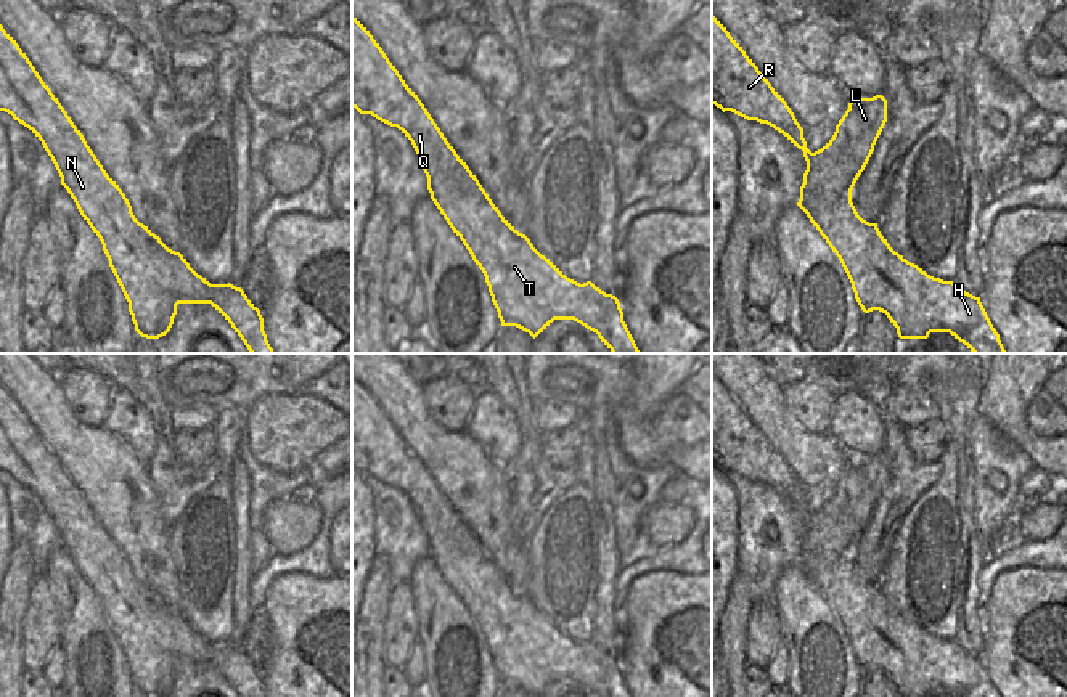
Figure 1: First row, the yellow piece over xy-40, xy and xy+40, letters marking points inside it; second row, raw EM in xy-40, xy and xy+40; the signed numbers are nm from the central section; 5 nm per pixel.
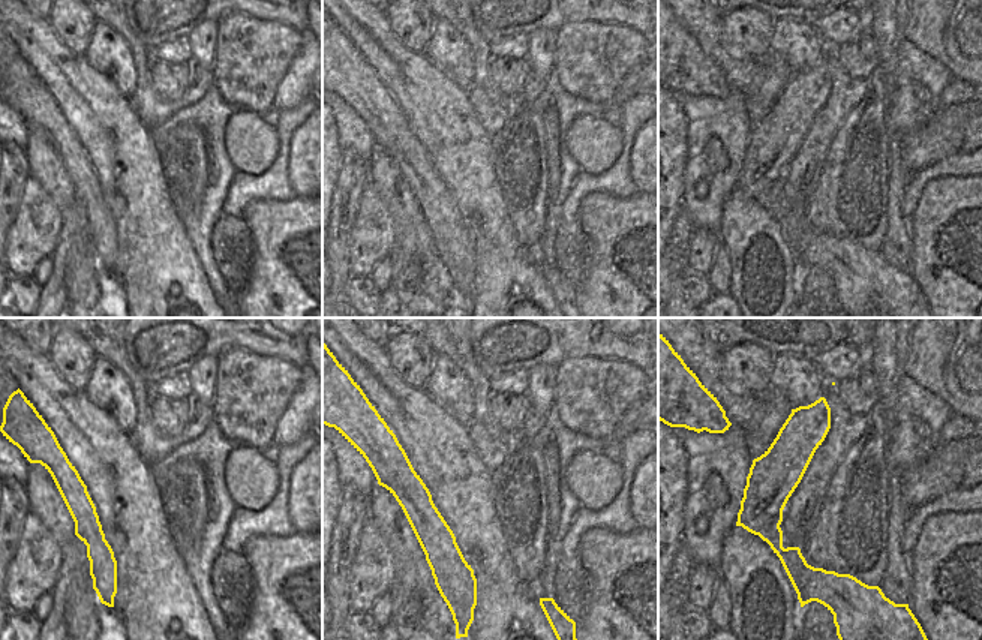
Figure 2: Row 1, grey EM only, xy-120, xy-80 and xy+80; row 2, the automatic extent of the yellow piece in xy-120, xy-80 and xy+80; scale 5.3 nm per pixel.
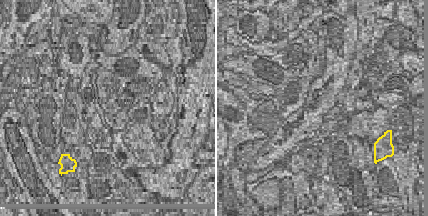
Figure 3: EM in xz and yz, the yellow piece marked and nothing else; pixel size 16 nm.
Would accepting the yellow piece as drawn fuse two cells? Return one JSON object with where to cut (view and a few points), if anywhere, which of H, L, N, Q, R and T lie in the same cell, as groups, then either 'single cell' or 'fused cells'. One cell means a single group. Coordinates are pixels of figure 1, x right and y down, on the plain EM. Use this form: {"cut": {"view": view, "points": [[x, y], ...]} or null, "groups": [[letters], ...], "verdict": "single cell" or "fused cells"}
{"cut": {"view": "xy+40", "points": [[812, 513], [807, 564], [825, 566], [838, 554], [850, 554]]}, "groups": [["H", "N", "Q", "R", "T"], ["L"]], "verdict": "fused cells"}

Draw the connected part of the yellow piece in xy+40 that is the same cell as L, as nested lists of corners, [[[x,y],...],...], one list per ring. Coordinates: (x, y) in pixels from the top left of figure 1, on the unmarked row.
[[[852,458],[832,498],[810,520],[807,565],[824,567],[837,554],[852,554],[887,482],[887,459]]]

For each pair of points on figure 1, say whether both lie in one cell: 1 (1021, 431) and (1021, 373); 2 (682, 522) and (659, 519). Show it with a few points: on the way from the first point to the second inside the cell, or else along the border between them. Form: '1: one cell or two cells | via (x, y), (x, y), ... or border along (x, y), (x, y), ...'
1: one cell | via (1016, 416), (1016, 387)
2: one cell | via (677, 522), (664, 522)

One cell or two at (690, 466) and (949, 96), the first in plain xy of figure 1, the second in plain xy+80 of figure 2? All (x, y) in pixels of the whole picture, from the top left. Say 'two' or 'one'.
two

